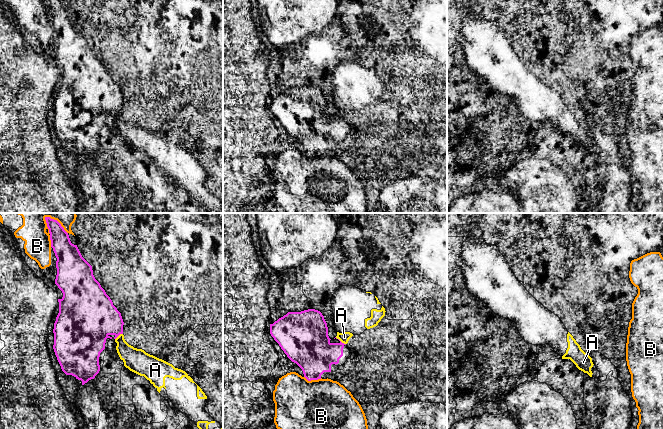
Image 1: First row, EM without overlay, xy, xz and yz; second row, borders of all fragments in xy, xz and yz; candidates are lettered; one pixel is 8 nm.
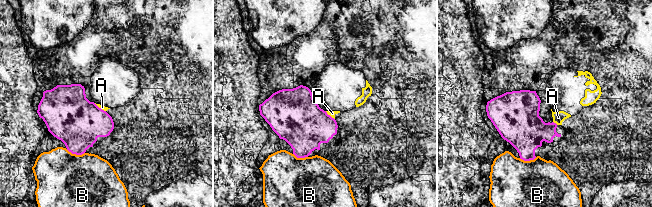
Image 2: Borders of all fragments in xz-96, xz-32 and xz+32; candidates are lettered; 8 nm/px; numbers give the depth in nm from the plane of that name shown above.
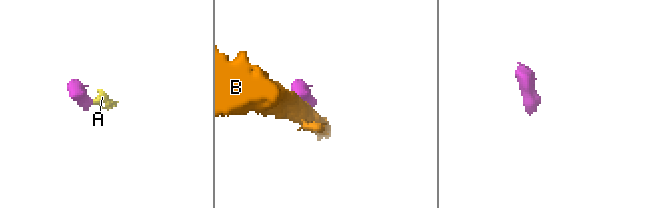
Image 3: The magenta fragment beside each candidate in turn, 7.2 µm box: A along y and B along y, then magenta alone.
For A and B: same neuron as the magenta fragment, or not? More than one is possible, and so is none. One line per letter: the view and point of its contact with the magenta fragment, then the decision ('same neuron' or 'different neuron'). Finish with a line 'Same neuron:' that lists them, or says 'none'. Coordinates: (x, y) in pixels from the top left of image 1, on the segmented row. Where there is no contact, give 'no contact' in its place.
A: contact xz (339, 340); different neuron
B: contact xz (313, 379); different neuron
Same neuron: none

